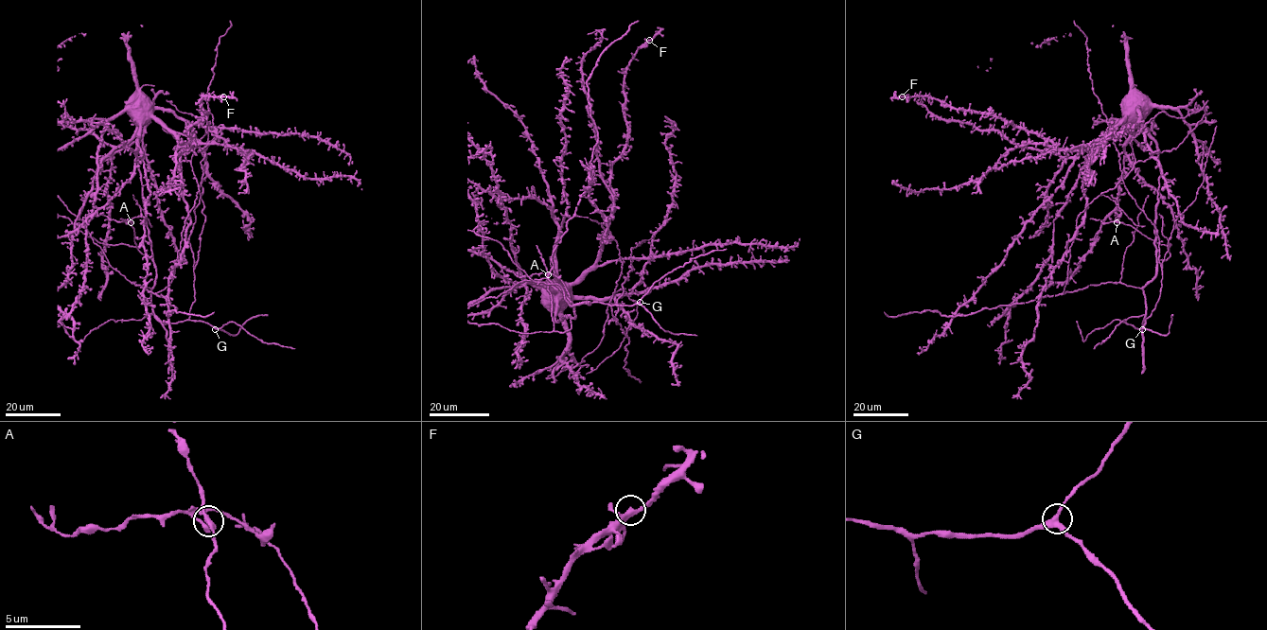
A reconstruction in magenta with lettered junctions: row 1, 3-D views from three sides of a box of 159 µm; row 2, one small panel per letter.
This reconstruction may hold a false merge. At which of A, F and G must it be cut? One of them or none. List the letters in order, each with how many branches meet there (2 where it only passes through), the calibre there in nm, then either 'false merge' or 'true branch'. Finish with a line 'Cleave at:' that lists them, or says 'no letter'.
A: 3 branches meet; 280 nm thick; false merge
F: 3 branches meet; 280 nm thick; true branch
G: 3 branches meet; 320 nm thick; true branch
Cleave at: A

